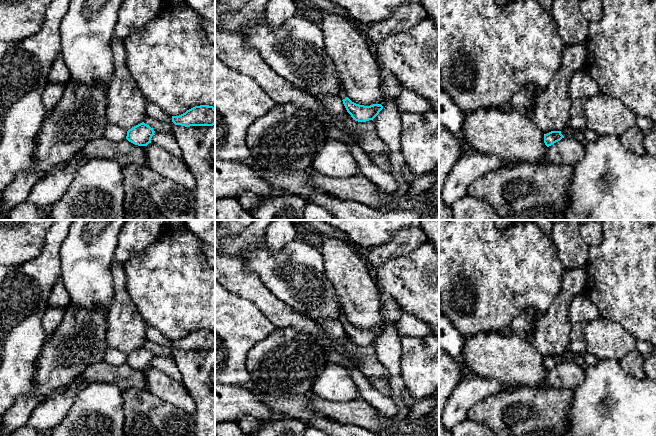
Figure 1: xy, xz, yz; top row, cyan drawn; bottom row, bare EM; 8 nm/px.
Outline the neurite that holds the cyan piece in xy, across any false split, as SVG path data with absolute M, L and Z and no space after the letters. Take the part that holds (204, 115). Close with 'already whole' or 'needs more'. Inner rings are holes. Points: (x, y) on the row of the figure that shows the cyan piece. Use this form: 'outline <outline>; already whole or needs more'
outline M209 105L195 106L179 116L172 116L175 125L213 126L215 125L215 108Z; already whole

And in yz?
outline M551 131L544 135L544 143L549 147L560 141L562 138L564 138L564 136L561 134L561 131Z; already whole

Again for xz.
outline M340 86L338 90L339 98L343 101L343 104L347 112L351 117L358 122L366 122L373 120L379 112L383 109L381 104L373 104L370 106L359 105L352 102L346 95L343 86Z; needs more

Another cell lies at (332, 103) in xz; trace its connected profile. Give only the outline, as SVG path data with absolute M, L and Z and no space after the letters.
M338 95L320 96L318 100L324 104L328 111L334 114L336 120L343 120L347 116L348 112Z

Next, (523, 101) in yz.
M530 84L522 91L514 93L510 101L510 111L519 111L523 115L526 115L534 108L537 93Z

